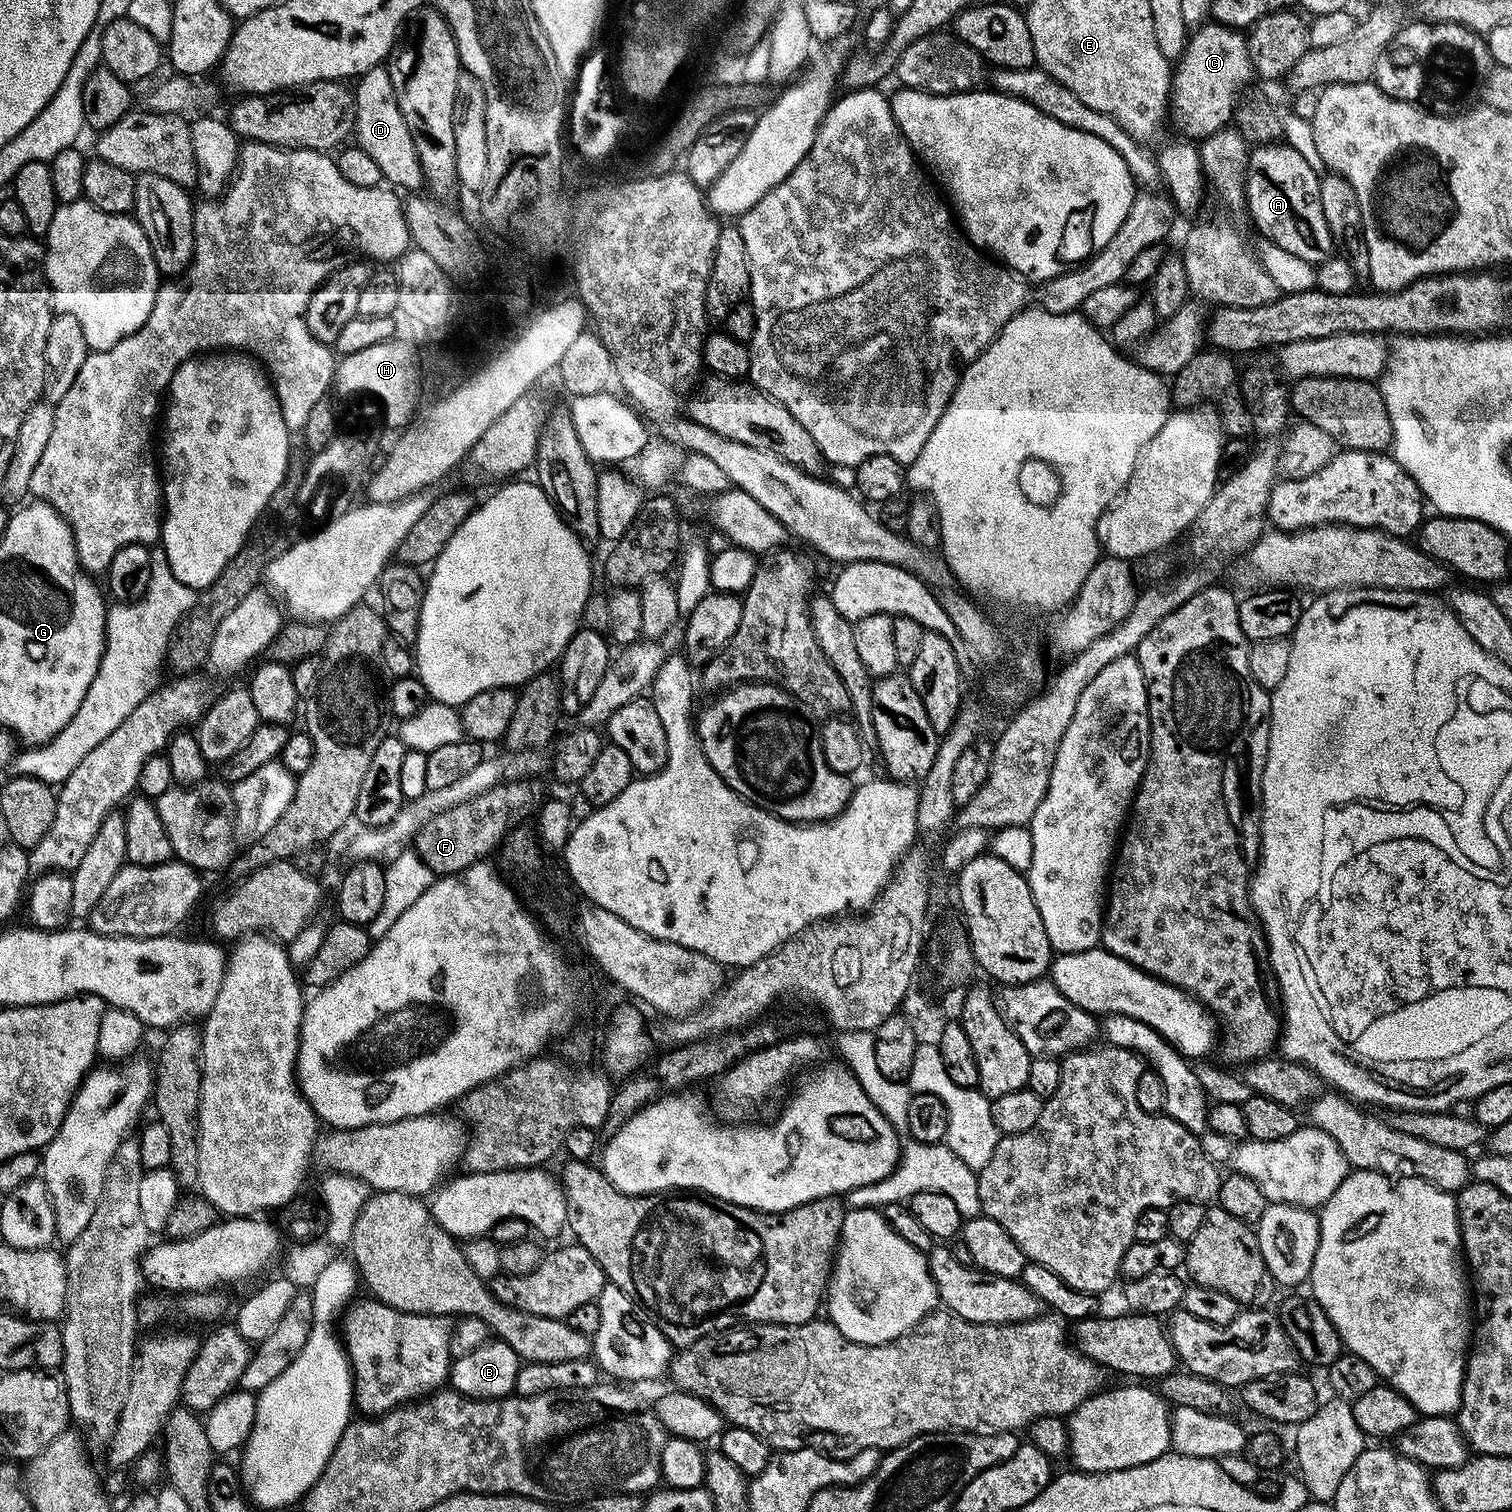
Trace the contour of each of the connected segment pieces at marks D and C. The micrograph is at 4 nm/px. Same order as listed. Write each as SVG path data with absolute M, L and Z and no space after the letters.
M383 63L375 65L362 73L355 84L355 147L366 150L366 154L374 158L374 163L378 165L378 170L382 170L389 185L397 184L392 186L405 188L405 193L408 194L423 189L420 187L425 187L426 181L422 162L418 162L418 150L414 150L414 138L406 126L406 118L402 118L402 110L398 110L394 82L390 82L387 67Z
M1205 22L1188 37L1188 44L1179 60L1175 61L1172 73L1172 90L1170 93L1170 120L1181 128L1189 141L1200 142L1205 136L1213 136L1233 119L1233 112L1238 105L1238 97L1253 83L1254 73L1248 42L1243 31L1228 28L1225 24Z

